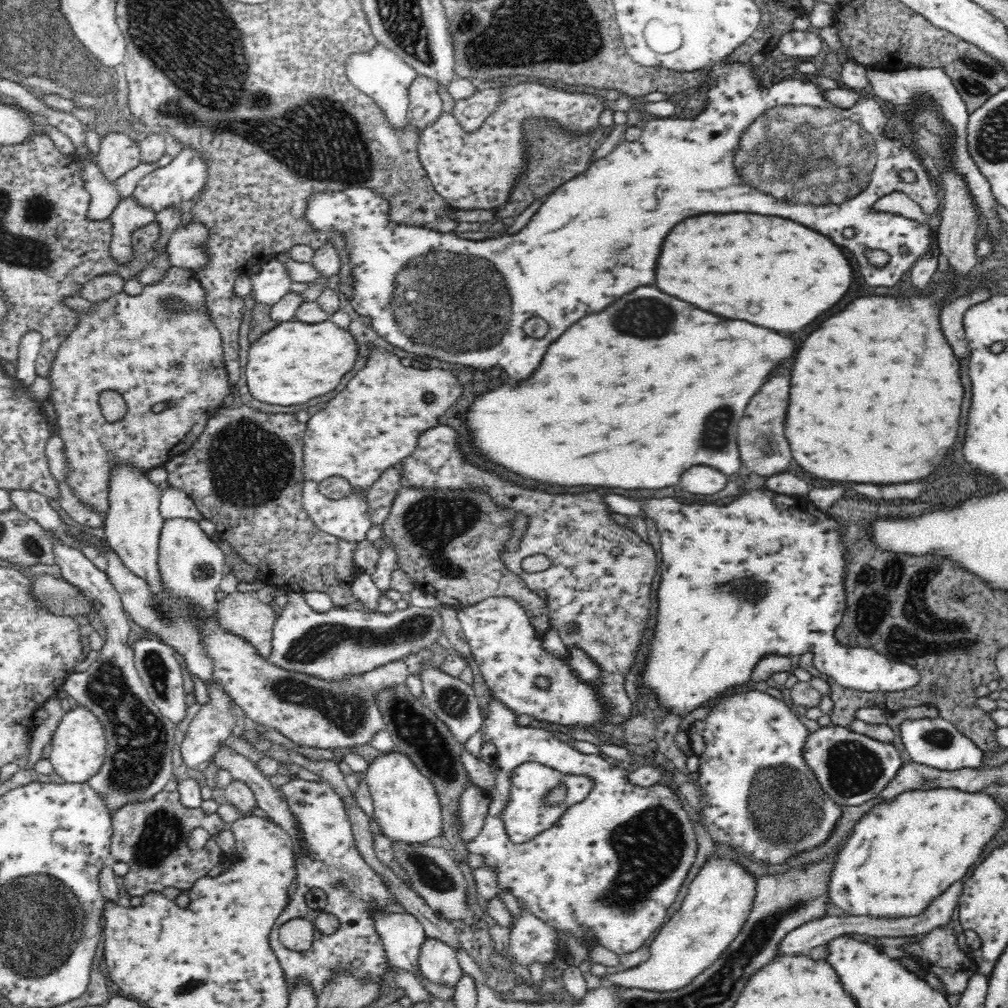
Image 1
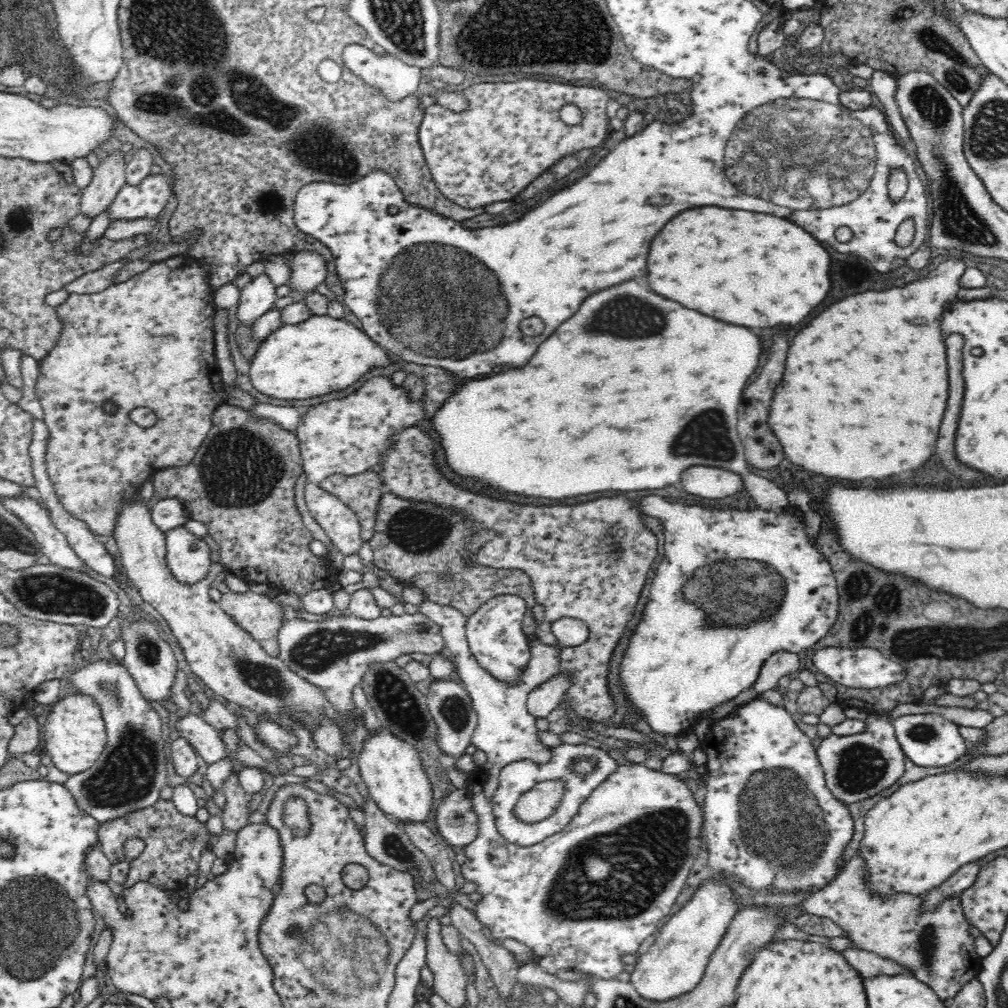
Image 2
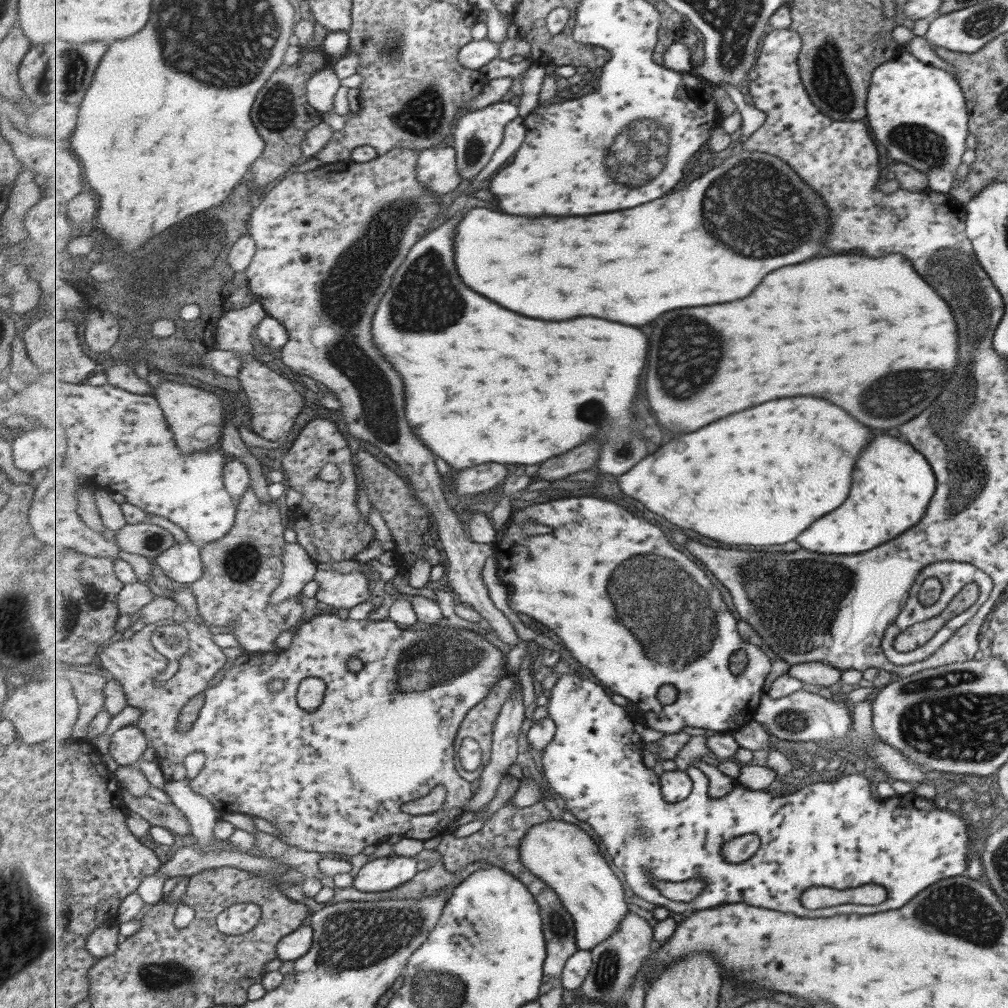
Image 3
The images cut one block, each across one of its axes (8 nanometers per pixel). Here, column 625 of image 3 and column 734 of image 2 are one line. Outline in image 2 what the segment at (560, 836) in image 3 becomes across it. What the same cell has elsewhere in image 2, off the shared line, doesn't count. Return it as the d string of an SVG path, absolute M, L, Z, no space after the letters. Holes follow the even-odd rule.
M709 878L702 880L682 907L660 925L654 944L635 964L629 981L638 995L652 1001L668 1001L691 992L702 980L710 957L729 931L737 912L738 904L730 884Z

